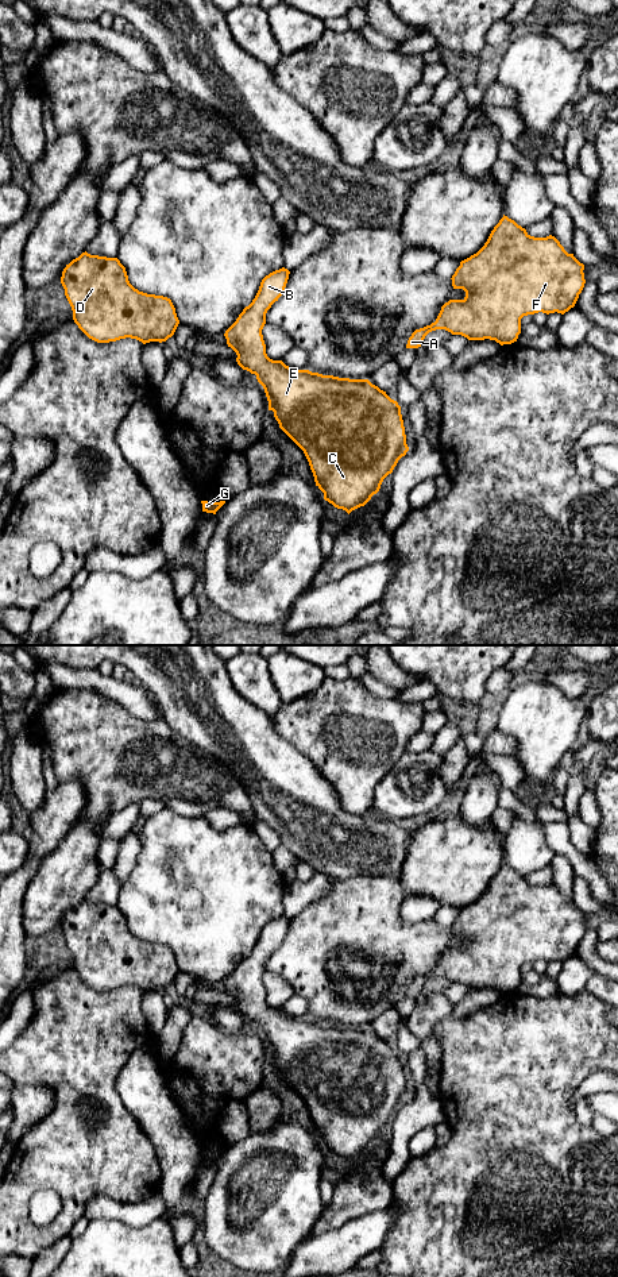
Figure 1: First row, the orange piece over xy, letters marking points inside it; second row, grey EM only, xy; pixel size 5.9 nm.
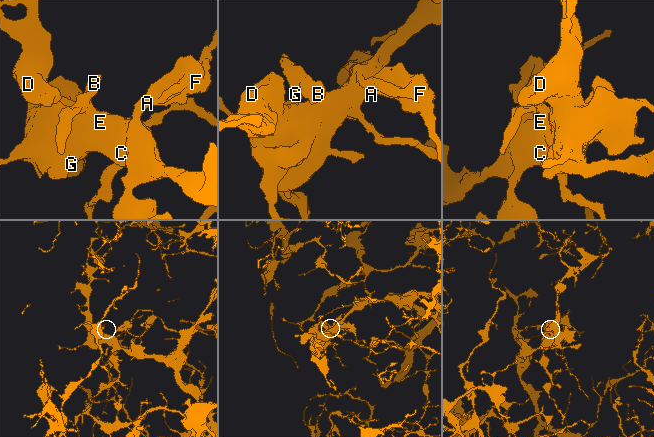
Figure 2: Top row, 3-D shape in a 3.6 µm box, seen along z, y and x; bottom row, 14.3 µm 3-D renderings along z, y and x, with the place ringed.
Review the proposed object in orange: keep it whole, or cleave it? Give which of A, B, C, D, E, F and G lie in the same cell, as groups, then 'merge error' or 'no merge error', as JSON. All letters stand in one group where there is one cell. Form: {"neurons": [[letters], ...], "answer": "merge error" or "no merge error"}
{"neurons": [["A", "B", "C", "D", "E", "F", "G"]], "answer": "no merge error"}

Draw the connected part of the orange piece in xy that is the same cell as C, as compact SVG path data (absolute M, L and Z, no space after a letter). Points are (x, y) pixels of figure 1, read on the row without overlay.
M282 915L266 923L252 950L224 984L237 1003L237 1012L255 1022L263 1034L279 1076L304 1099L324 1147L349 1162L379 1139L383 1127L409 1099L401 1054L368 1027L296 1018L267 1004L262 983L266 961L282 944L289 922Z

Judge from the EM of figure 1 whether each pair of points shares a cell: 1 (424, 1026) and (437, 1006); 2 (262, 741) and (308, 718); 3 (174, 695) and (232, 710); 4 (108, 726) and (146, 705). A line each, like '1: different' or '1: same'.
1: same
2: different
3: same
4: different

